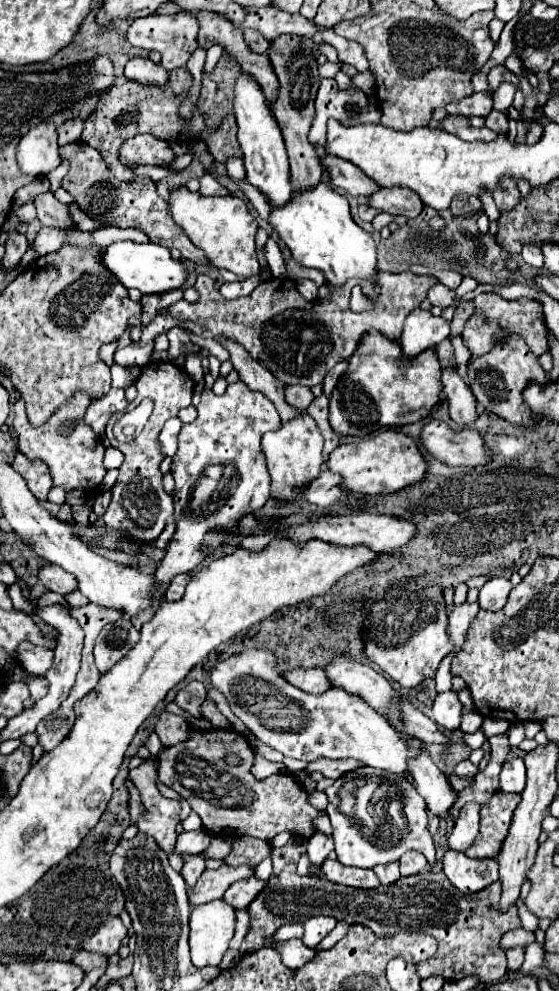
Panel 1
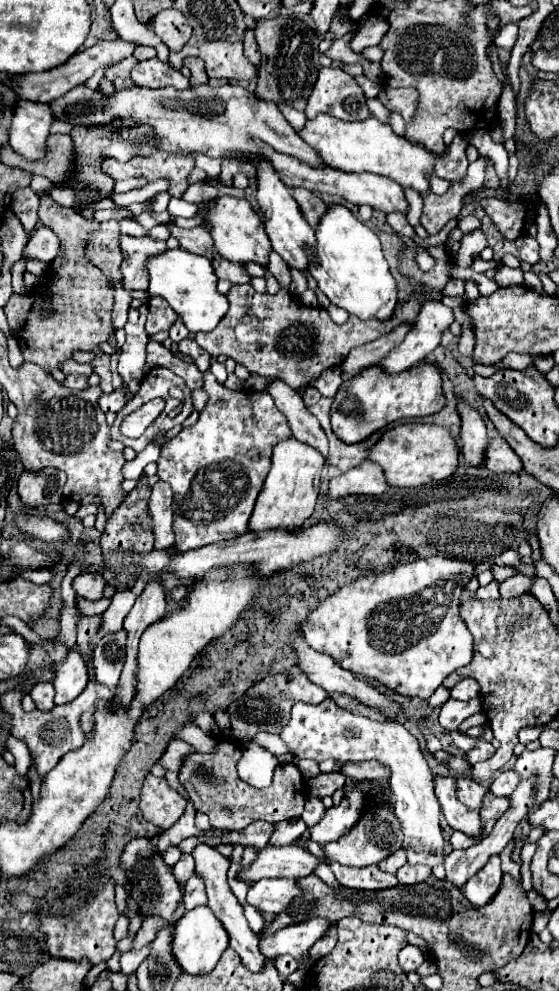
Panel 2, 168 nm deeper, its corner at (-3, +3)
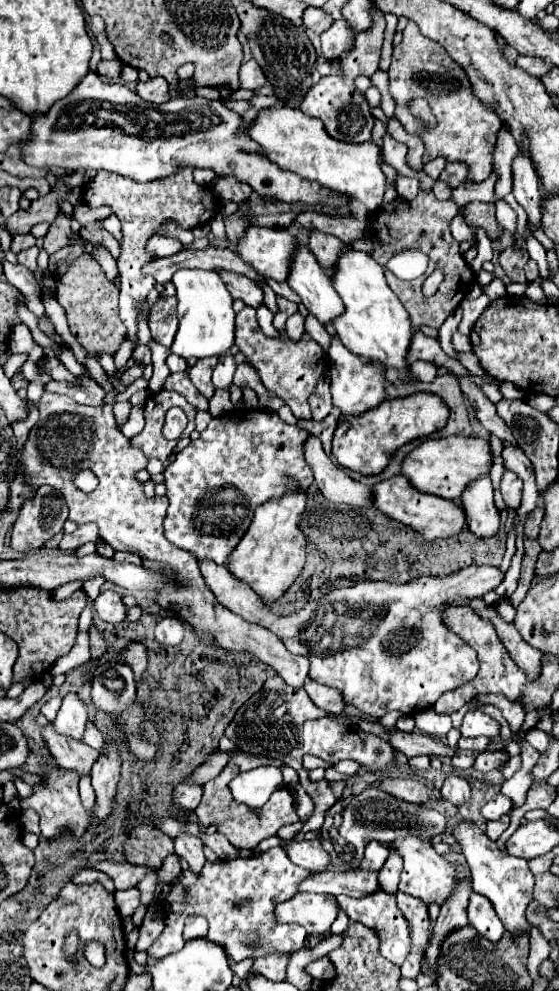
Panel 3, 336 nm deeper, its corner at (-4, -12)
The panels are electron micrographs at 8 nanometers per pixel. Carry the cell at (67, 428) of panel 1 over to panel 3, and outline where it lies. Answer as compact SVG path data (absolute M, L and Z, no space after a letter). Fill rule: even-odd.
M43 393L39 401L39 421L31 429L29 439L23 449L23 467L25 479L33 487L49 485L65 497L69 505L69 519L77 525L97 523L99 537L107 541L115 551L135 553L143 559L143 565L155 571L165 571L173 581L173 591L159 591L157 605L163 609L173 609L179 619L189 623L201 643L221 645L225 649L243 649L261 659L265 665L273 667L277 675L291 687L303 687L307 679L309 661L301 655L289 653L281 639L259 627L255 623L245 621L243 617L231 613L221 603L217 603L215 595L207 589L197 559L173 547L163 535L163 519L167 513L167 497L147 497L143 491L143 483L135 479L137 471L147 467L147 457L139 447L133 447L129 439L117 429L113 407L87 407L75 403L71 397L57 393ZM81 469L91 469L99 485L93 493L83 493L73 485L73 477Z

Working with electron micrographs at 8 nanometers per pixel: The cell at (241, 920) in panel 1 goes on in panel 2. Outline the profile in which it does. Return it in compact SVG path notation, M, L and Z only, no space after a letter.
M198 844L192 852L194 860L196 860L196 872L200 876L204 876L206 880L206 892L208 892L208 906L212 908L212 912L220 918L220 922L224 924L228 936L230 936L230 948L242 958L244 966L252 972L258 972L264 964L264 956L258 950L258 938L252 932L246 916L244 916L244 908L238 902L238 898L234 896L232 888L228 886L228 868L230 868L230 860L224 858L216 848L208 846L208 844Z

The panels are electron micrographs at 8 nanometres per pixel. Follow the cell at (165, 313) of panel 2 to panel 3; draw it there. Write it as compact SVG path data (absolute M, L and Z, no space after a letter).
M137 345L137 349L133 351L131 359L133 359L135 363L139 363L139 365L149 365L149 363L151 363L151 351L149 351L149 347Z

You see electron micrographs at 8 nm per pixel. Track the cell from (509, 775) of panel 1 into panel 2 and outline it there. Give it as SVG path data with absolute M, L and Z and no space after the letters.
M504 770L494 778L490 792L496 796L510 796L516 790L516 784L520 784L520 776L516 776L514 770Z

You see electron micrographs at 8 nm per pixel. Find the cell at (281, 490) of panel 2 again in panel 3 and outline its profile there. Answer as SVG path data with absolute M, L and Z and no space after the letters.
M287 493L283 499L267 501L257 507L253 523L229 555L227 569L233 577L247 581L265 605L281 599L293 581L301 575L305 565L305 535L299 531L299 519L305 513L307 493Z

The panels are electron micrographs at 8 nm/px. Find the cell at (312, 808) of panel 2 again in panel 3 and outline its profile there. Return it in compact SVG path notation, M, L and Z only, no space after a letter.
M301 785L293 787L293 797L295 797L295 809L301 821L307 821L313 815L313 801L311 797L305 793L305 789Z

